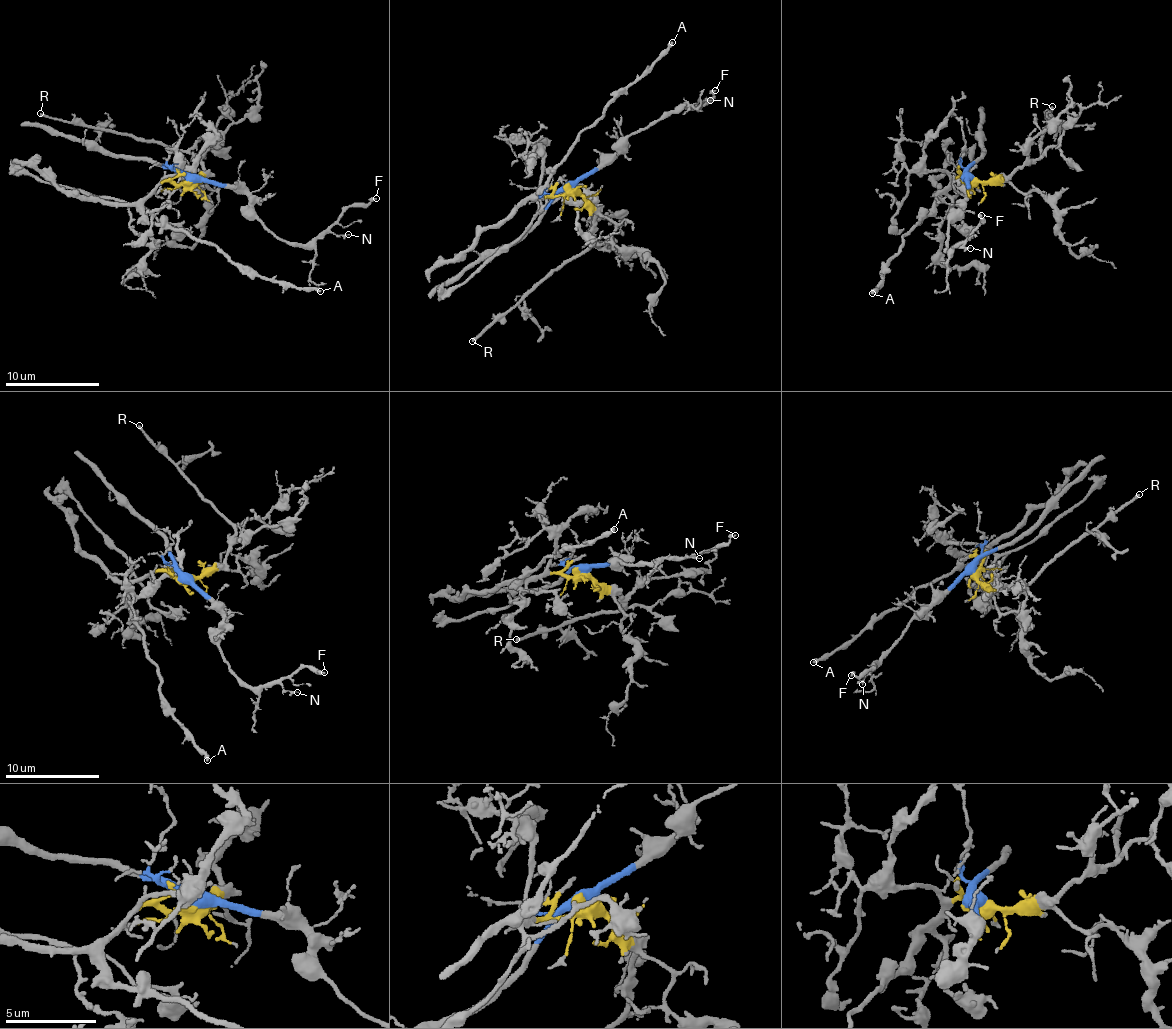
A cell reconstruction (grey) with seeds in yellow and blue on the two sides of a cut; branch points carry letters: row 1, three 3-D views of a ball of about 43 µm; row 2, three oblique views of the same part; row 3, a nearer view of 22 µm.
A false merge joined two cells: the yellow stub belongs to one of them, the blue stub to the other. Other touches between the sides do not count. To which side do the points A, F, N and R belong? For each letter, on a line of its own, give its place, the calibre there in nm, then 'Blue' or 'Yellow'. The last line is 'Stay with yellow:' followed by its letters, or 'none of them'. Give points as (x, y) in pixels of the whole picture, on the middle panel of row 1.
A: Place: (672, 42). Thickness 240 nm. Yellow
F: Place: (715, 90). Thickness 200 nm. Blue
N: Place: (710, 100). Thickness 140 nm. Blue
R: Place: (472, 341). Thickness 200 nm. Yellow
Stay with yellow: A, R

